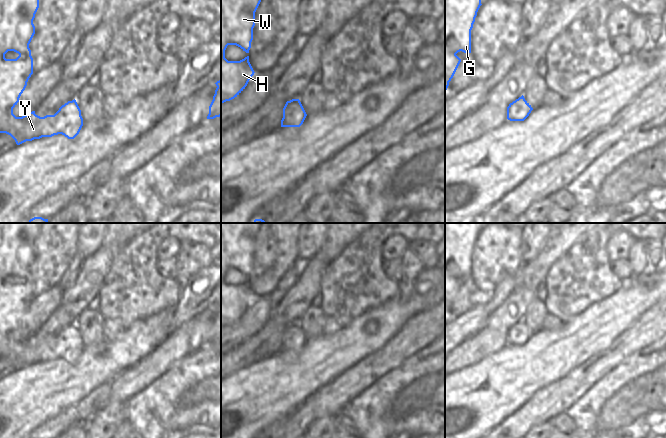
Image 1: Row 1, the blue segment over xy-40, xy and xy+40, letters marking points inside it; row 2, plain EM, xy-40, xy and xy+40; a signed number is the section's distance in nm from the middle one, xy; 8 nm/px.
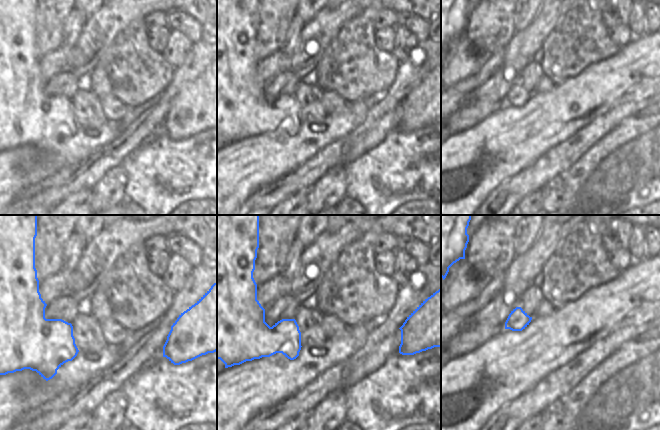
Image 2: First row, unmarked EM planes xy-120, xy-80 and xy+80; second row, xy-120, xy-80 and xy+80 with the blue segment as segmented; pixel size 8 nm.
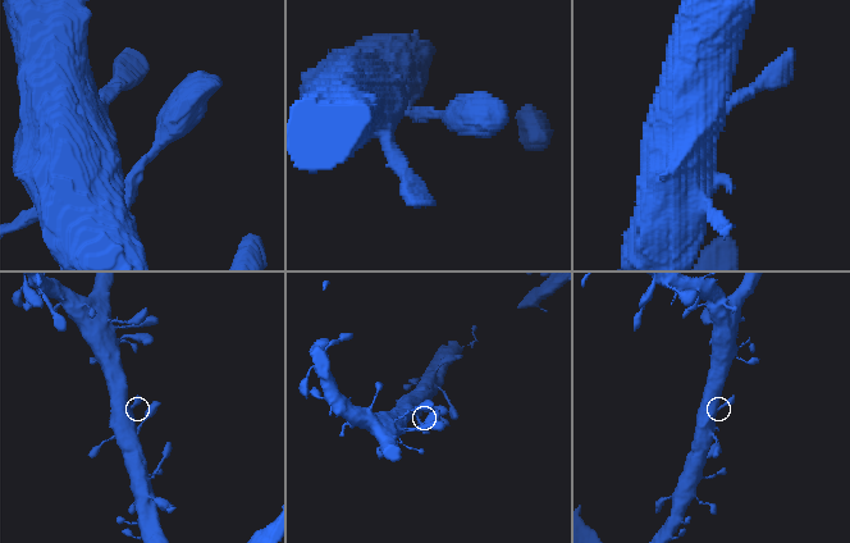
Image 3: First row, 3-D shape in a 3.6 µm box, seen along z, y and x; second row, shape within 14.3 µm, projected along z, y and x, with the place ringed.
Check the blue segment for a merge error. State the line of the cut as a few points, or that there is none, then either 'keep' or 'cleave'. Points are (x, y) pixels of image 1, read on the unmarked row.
no cut; keep

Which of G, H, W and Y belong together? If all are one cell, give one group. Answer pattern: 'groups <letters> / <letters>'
groups G H W Y

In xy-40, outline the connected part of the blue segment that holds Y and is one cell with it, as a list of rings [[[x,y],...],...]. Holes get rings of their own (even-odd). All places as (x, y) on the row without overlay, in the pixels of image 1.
[[[0,223],[0,357],[10,359],[20,369],[26,365],[40,363],[42,361],[52,361],[62,358],[68,363],[74,363],[83,350],[81,334],[76,324],[68,325],[62,329],[54,339],[40,341],[32,335],[22,341],[16,341],[13,338],[13,332],[19,326],[19,322],[27,310],[27,306],[33,298],[33,282],[29,268],[35,258],[33,244],[39,232],[39,223]],[[8,275],[14,275],[19,278],[16,283],[6,283],[5,278]]]

